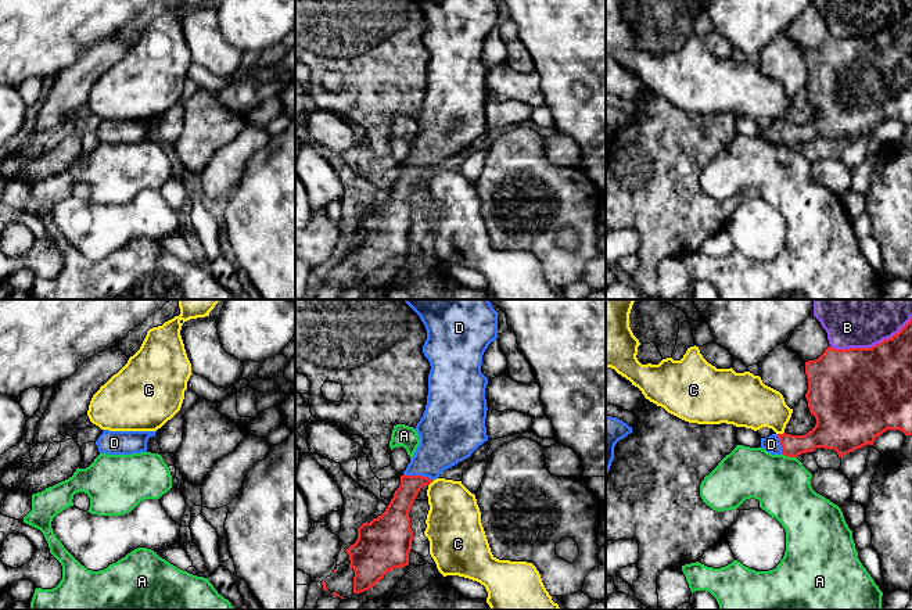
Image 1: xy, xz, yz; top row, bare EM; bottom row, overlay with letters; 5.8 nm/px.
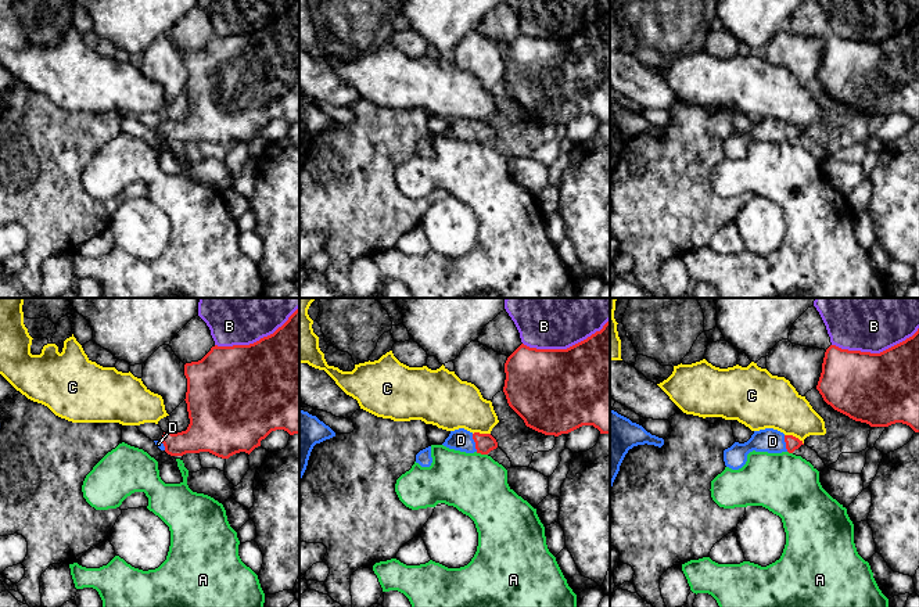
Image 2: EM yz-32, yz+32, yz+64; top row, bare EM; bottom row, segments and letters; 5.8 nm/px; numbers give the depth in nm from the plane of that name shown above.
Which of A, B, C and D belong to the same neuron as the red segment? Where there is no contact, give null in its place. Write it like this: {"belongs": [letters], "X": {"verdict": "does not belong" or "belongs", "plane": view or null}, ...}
{"belongs": ["D"], "A": {"verdict": "does not belong", "plane": "yz"}, "B": {"verdict": "does not belong", "plane": "yz"}, "C": {"verdict": "does not belong", "plane": "yz"}, "D": {"verdict": "belongs", "plane": "xz"}}

